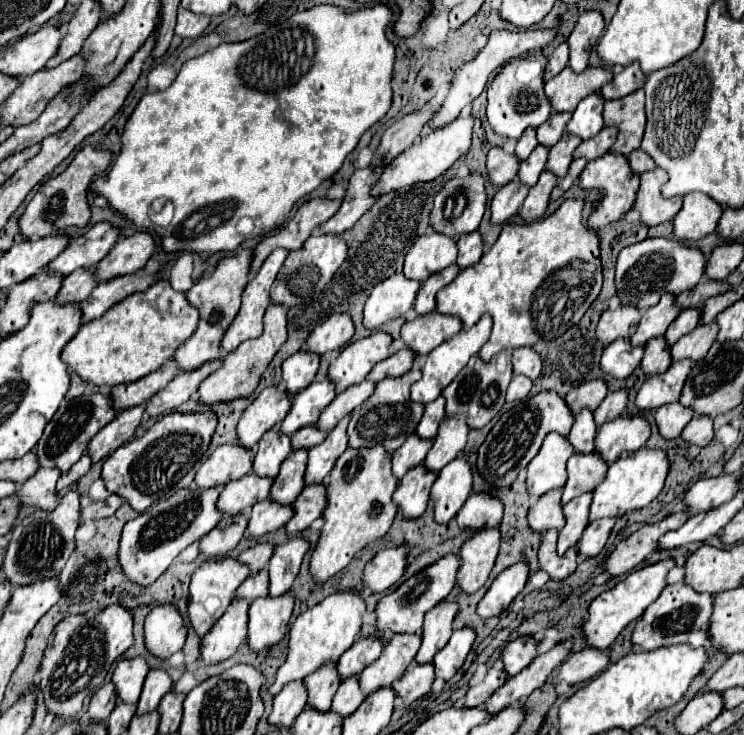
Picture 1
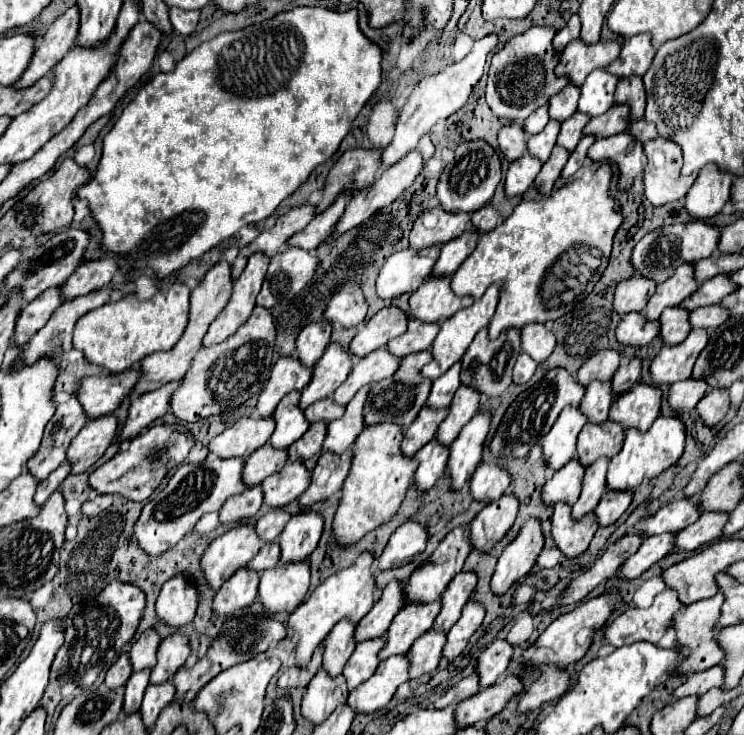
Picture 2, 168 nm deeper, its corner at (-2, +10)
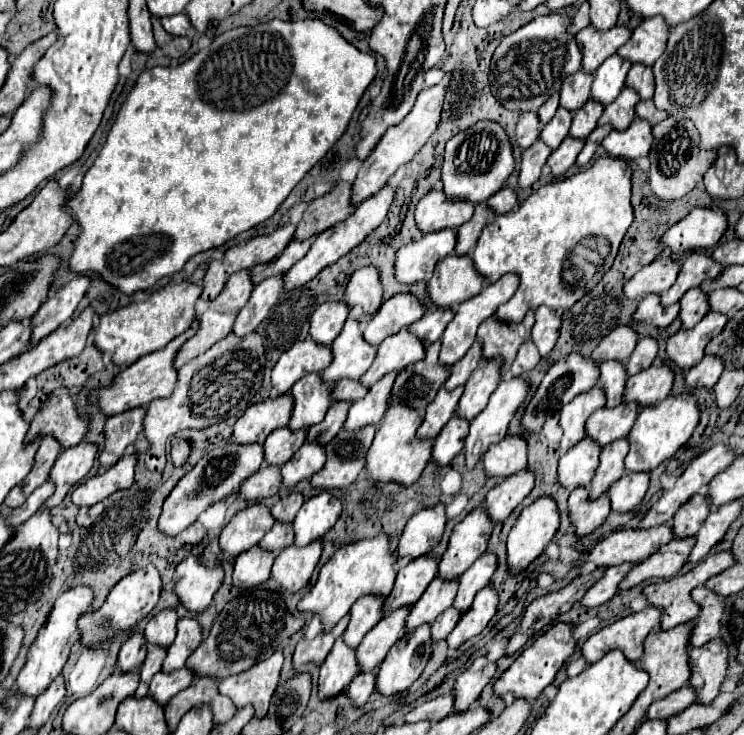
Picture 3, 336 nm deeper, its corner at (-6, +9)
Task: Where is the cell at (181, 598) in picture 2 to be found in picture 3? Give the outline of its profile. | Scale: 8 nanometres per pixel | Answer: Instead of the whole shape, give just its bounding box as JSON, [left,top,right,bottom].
[174,554,224,614]

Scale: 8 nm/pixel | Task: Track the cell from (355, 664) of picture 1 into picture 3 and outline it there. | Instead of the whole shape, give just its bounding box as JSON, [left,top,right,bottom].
[382,556,438,616]

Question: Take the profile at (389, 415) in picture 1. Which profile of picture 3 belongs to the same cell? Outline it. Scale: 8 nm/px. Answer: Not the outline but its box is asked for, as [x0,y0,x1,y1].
[388,342,448,412]

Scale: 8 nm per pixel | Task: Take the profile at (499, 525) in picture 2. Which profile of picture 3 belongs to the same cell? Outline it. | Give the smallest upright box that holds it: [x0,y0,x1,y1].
[486,470,534,524]

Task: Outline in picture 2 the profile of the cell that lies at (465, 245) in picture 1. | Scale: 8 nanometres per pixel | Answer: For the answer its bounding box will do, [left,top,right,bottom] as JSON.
[472,205,498,231]

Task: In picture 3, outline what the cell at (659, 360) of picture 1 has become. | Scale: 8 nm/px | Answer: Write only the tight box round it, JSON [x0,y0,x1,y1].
[680,288,708,330]

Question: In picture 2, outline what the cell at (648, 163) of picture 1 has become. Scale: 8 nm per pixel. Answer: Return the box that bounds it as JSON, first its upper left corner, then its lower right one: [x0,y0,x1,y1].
[630,119,658,143]

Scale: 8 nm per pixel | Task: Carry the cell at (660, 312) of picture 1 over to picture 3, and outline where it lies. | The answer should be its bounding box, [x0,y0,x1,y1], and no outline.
[660,252,722,308]

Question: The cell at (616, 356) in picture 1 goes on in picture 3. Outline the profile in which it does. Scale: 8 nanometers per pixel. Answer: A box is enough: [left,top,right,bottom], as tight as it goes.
[632,296,678,328]

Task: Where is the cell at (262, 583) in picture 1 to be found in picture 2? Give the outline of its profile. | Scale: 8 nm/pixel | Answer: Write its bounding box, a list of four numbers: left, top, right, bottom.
[248,541,280,571]

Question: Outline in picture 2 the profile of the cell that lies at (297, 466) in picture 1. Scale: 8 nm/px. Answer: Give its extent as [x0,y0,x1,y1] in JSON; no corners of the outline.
[288,421,326,469]

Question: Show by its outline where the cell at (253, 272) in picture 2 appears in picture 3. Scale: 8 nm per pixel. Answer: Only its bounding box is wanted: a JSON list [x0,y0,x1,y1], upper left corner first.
[176,270,254,368]

